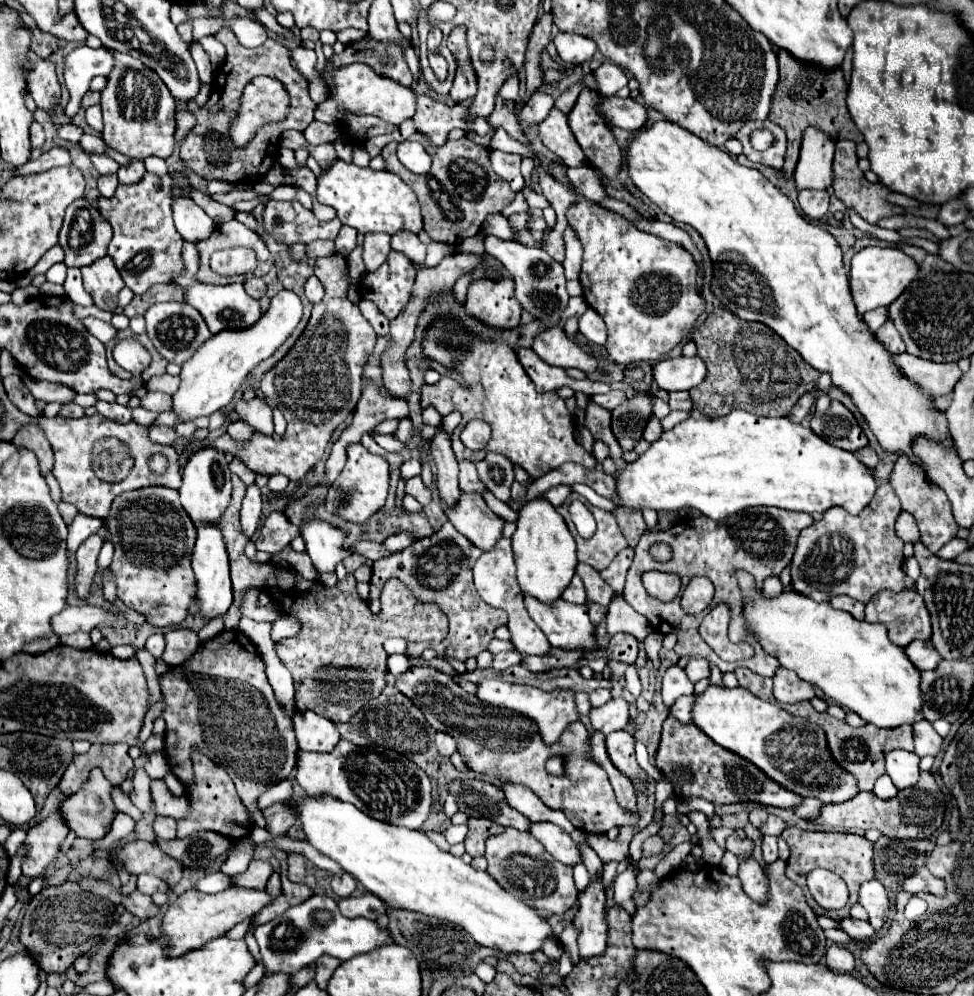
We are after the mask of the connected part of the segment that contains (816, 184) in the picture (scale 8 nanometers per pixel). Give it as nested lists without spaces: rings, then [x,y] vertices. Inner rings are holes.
[[[807,129],[801,143],[801,155],[795,169],[795,189],[825,191],[835,181],[833,171],[835,143],[819,129]]]

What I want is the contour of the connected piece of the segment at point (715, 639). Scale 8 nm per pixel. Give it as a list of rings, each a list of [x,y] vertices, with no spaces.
[[[721,603],[705,615],[705,619],[699,627],[699,633],[723,661],[751,659],[753,649],[747,643],[739,643],[739,645],[731,643],[727,637],[727,627],[729,627],[729,613],[727,613],[727,605]]]

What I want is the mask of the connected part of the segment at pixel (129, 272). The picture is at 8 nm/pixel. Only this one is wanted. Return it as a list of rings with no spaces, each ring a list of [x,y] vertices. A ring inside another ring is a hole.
[[[145,173],[143,179],[131,185],[119,185],[113,197],[97,197],[99,213],[111,223],[113,239],[109,243],[109,255],[113,257],[125,285],[141,295],[151,285],[171,283],[175,277],[183,275],[185,263],[181,257],[183,237],[177,233],[173,223],[171,203],[175,201],[173,189],[179,187],[183,197],[191,197],[191,181],[187,173],[167,173],[157,177],[153,173]]]

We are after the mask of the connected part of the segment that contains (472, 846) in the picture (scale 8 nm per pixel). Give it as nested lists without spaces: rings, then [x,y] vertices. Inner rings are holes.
[[[467,819],[469,825],[469,833],[465,837],[465,849],[471,857],[479,857],[485,853],[485,839],[487,835],[495,835],[499,831],[503,831],[505,827],[497,825],[495,821],[487,821],[487,819]]]

